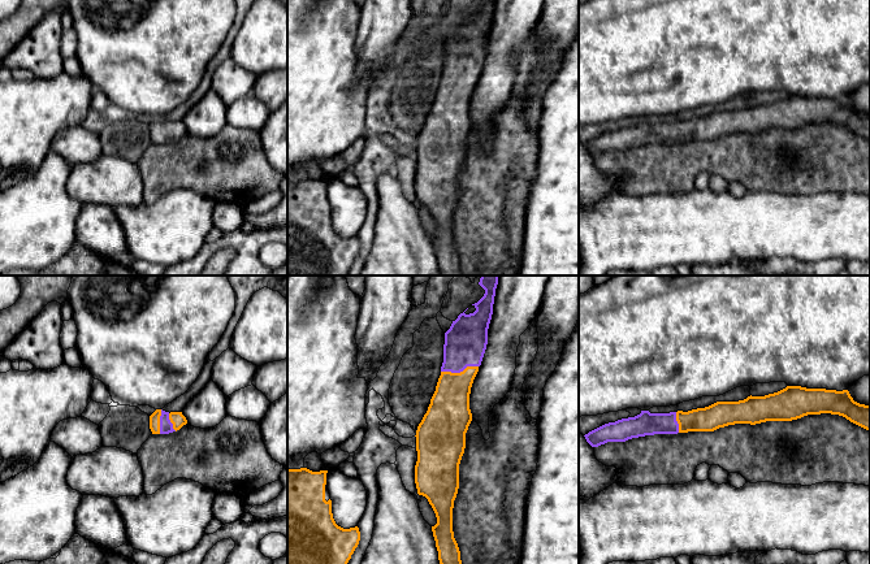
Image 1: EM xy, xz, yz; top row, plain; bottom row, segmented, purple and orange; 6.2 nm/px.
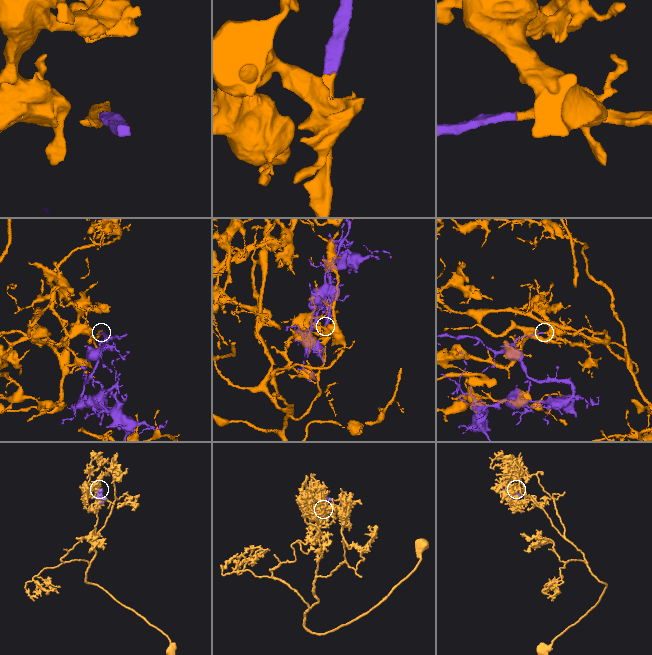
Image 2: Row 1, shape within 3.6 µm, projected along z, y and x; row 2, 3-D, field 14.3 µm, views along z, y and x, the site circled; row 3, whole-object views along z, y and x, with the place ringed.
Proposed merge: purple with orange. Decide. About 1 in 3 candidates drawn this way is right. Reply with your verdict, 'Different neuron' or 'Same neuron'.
Same neuron

